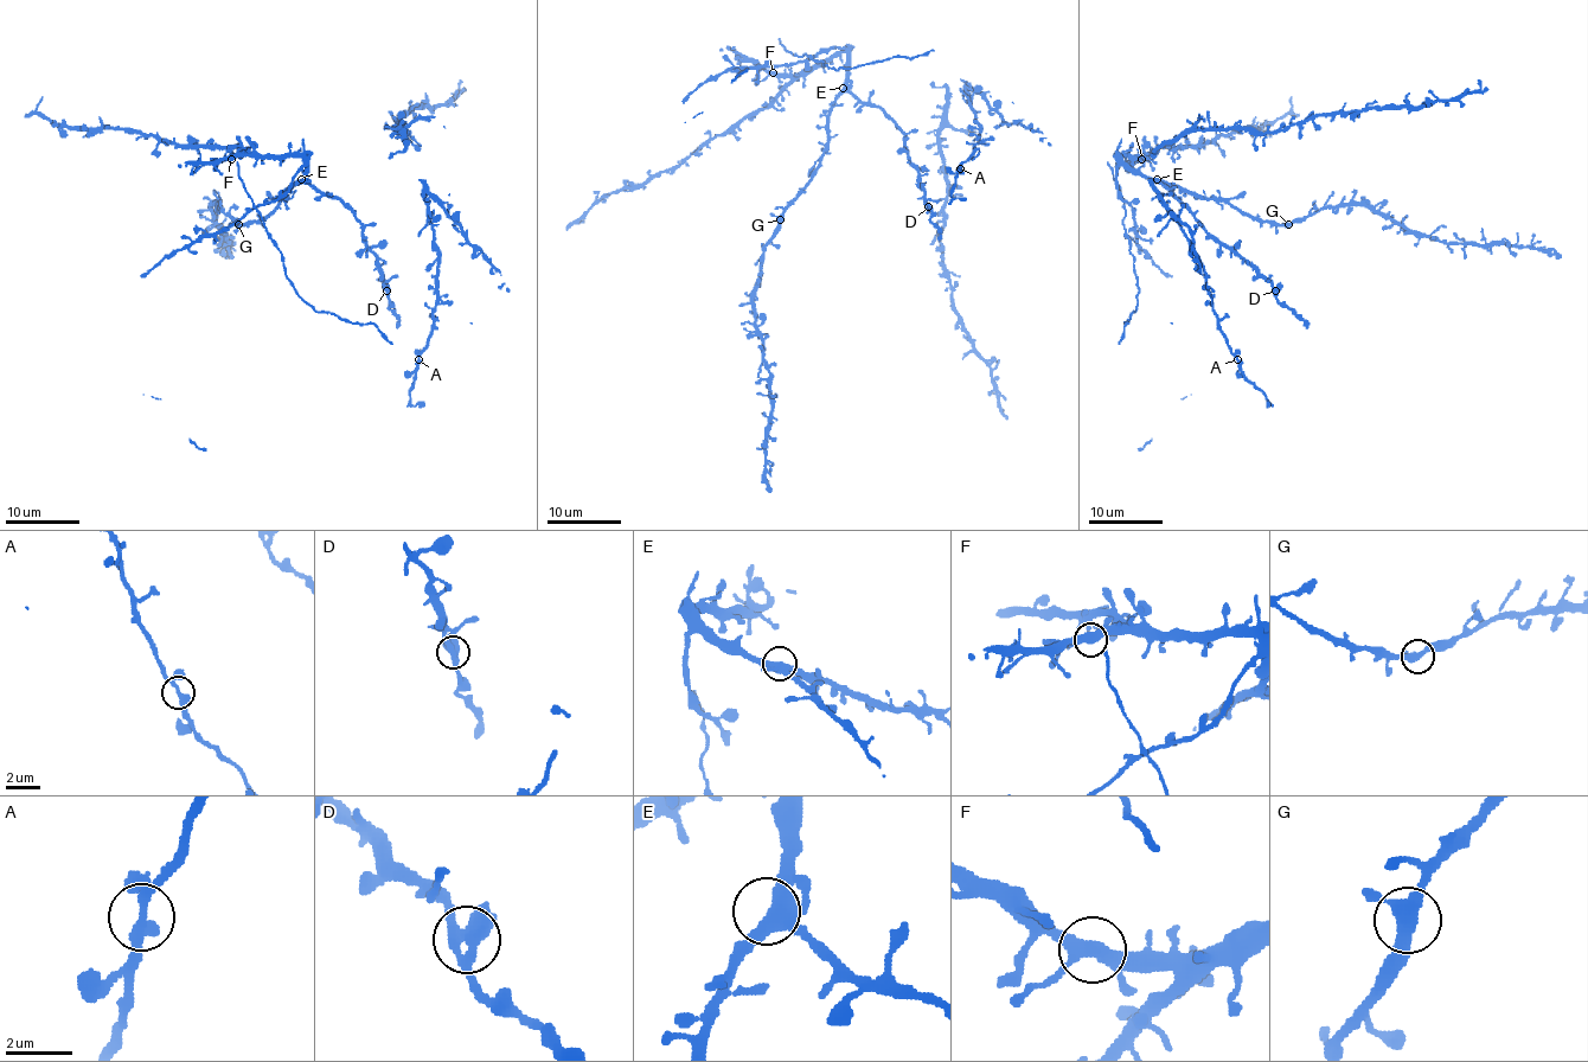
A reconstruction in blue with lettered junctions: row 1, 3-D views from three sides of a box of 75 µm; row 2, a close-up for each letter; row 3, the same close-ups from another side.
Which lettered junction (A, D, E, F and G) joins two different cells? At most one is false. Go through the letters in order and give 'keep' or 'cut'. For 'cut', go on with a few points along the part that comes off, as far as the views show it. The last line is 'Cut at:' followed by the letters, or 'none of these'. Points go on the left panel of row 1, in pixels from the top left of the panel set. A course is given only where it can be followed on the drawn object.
A: keep
D: keep
E: keep
F: keep
G: keep
Cut at: none of these

